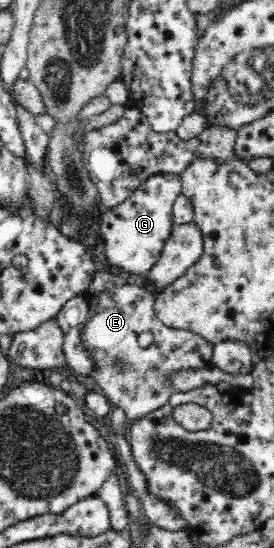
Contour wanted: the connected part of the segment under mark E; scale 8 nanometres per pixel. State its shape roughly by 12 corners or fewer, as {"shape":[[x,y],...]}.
{"shape":[[94,269],[79,339],[108,401],[139,418],[214,345],[155,296]]}

